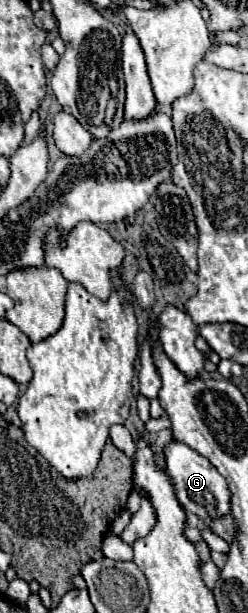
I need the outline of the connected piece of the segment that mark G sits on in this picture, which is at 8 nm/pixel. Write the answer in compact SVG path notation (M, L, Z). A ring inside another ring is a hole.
M176 440L170 446L166 446L166 470L168 470L170 478L174 480L176 496L180 500L180 504L188 512L196 514L204 522L228 516L232 512L230 510L232 494L230 494L226 478L202 454L198 454L190 446L186 446L182 442L176 442Z

